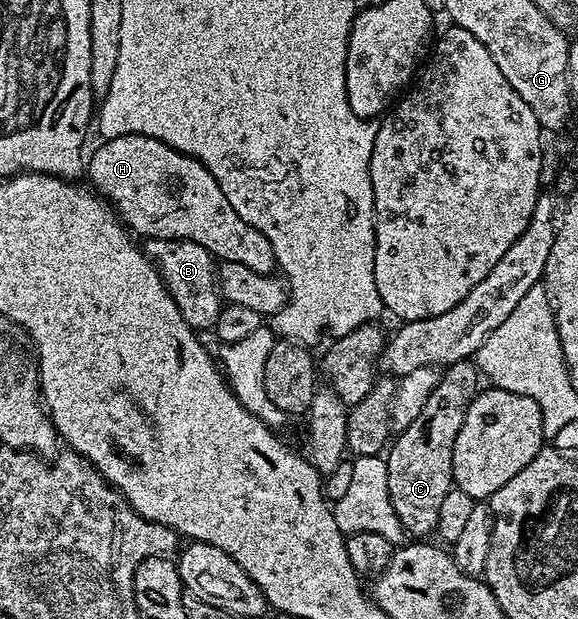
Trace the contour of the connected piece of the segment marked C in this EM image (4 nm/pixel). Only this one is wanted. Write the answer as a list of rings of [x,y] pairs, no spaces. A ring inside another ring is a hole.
[[[470,359],[449,364],[439,374],[438,383],[420,409],[416,421],[412,421],[410,427],[397,432],[396,438],[389,444],[388,454],[385,456],[388,493],[392,509],[402,522],[403,532],[410,534],[411,531],[414,534],[411,536],[429,536],[426,534],[429,531],[431,534],[438,526],[440,504],[452,490],[454,482],[452,449],[456,445],[460,425],[464,425],[468,405],[472,405],[472,401],[478,396],[478,379],[480,380],[479,368]]]

